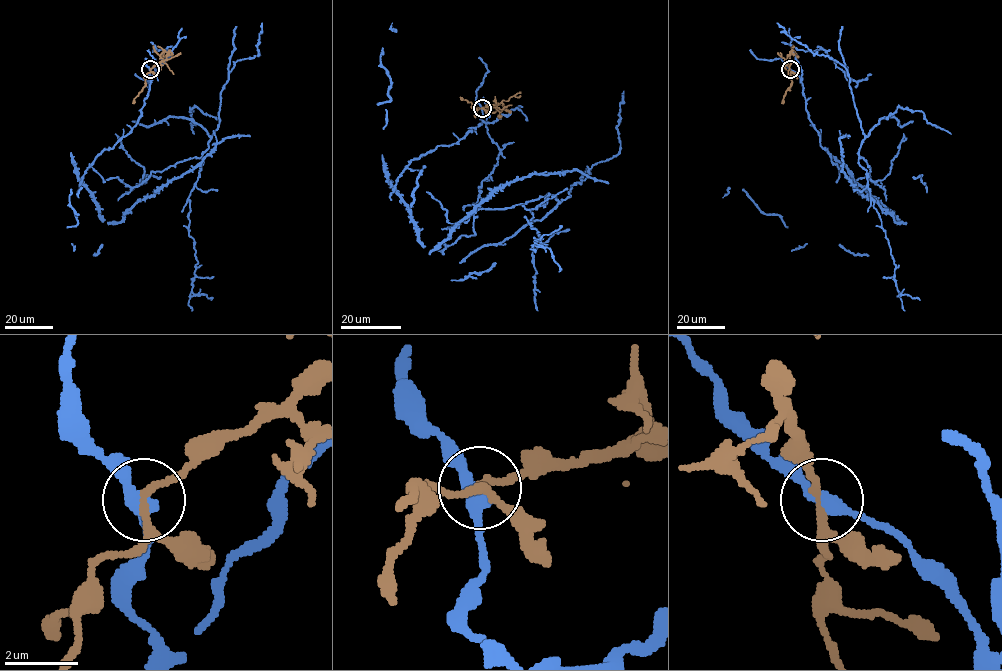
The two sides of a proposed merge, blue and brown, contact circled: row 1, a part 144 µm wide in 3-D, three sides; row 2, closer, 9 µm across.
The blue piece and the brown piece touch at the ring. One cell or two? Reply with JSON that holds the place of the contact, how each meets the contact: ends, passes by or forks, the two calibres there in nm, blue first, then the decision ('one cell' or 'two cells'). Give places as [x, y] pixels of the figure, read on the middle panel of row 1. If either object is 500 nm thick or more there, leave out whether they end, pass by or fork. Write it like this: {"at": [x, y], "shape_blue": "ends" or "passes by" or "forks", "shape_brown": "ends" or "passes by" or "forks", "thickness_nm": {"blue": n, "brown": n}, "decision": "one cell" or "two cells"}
{"at": [482, 108], "shape_blue": "passes by", "shape_brown": "forks", "thickness_nm": {"blue": 360, "brown": 160}, "decision": "two cells"}

